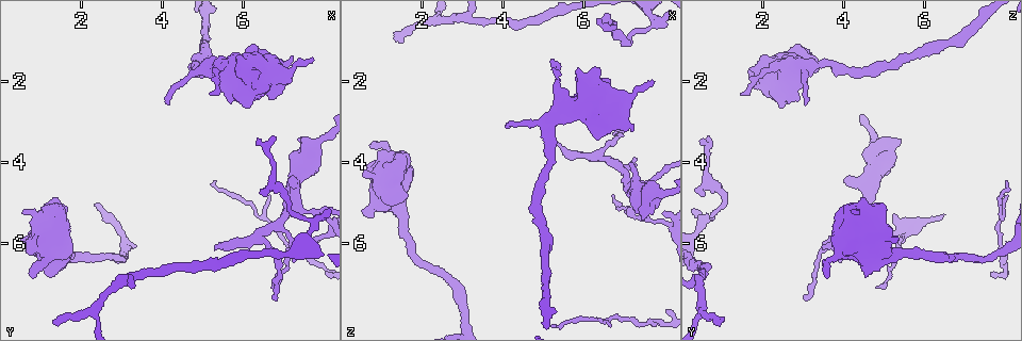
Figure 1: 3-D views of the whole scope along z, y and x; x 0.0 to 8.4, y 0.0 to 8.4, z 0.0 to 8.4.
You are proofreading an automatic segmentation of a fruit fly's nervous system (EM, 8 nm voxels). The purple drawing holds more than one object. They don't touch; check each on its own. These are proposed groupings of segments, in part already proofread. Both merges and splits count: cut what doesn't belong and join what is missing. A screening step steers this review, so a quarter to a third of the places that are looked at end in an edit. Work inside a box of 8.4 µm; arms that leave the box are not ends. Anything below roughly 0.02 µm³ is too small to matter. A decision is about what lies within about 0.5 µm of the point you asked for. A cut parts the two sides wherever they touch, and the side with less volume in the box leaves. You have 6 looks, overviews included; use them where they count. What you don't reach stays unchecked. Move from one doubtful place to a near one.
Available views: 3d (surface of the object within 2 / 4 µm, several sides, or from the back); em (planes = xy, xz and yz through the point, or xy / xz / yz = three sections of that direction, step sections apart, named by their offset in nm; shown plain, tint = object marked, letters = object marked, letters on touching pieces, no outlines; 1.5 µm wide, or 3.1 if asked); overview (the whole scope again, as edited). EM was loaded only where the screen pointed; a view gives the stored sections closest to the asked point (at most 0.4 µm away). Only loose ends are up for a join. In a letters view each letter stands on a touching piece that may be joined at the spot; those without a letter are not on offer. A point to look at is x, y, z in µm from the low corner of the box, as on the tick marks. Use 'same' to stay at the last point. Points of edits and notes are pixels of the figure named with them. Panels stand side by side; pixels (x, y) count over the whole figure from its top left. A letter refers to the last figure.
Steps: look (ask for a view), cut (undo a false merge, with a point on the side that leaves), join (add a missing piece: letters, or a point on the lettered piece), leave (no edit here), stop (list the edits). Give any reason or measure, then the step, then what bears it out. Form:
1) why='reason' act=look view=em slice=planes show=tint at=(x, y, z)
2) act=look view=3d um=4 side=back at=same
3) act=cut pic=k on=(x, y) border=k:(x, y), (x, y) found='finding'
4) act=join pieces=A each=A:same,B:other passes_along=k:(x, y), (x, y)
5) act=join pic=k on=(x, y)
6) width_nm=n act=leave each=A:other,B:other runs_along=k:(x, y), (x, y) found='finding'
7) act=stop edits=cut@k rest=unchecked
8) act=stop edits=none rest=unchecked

why='an open end' act=look view=3d um=4 side=back at=(0.60, 5.20, 4.35)

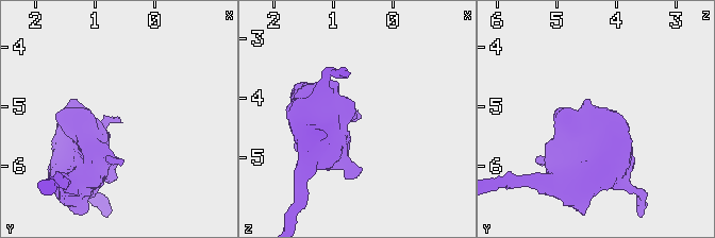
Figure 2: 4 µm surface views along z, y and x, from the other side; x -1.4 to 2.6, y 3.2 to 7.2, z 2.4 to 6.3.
why='shape alone is not enough' act=look view=em slice=planes show=tint at=(0.50, 5.20, 4.30)

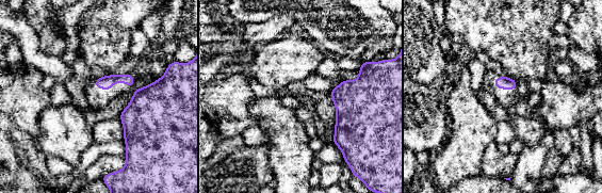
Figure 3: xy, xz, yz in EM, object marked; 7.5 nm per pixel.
act=look view=em slice=planes show=letters at=same

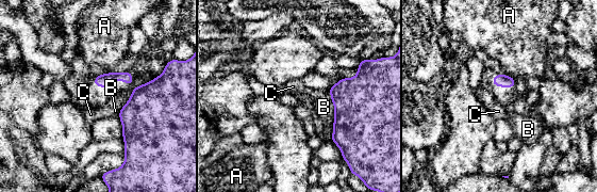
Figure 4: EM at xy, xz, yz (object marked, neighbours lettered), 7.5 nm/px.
act=leave each=A:other,B:other,C:other border=4:(506, 75), (514, 78) found='no lettered piece goes on from it'

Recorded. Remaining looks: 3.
why='thin end' act=look view=em slice=yz step=8 show=letters at=(4.15, 2.60, 3.00)

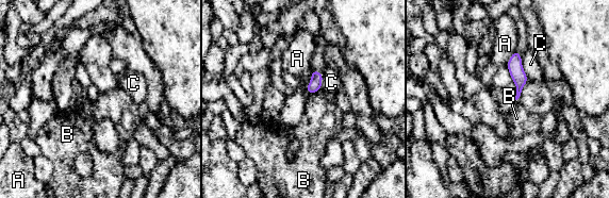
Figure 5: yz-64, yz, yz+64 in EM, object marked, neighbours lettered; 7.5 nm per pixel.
act=look view=em slice=planes show=letters at=same

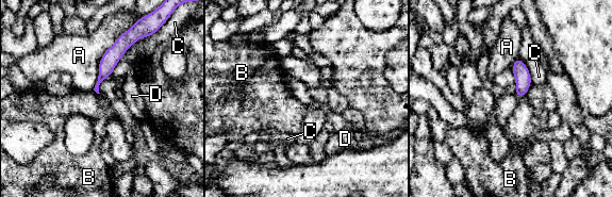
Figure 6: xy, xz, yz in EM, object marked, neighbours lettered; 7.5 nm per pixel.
act=leave each=A:other,B:other,C:other,D:other border=6:(525, 94), (517, 98) found='none of them fits'

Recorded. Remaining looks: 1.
why='thin end' act=look view=em slice=planes show=letters at=(1.35, 7.85, 1.00)

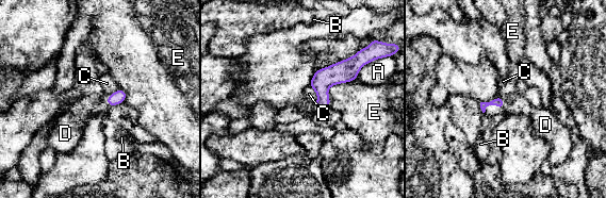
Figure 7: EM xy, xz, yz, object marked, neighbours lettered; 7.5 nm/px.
act=join pieces=D each=A:other,B:other,C:other,D:same,E:other passes_along=7:(497, 101), (496, 104), (513, 103) found='it goes on there'

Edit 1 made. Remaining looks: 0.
act=stop edits=join@7 rest=unchecked

